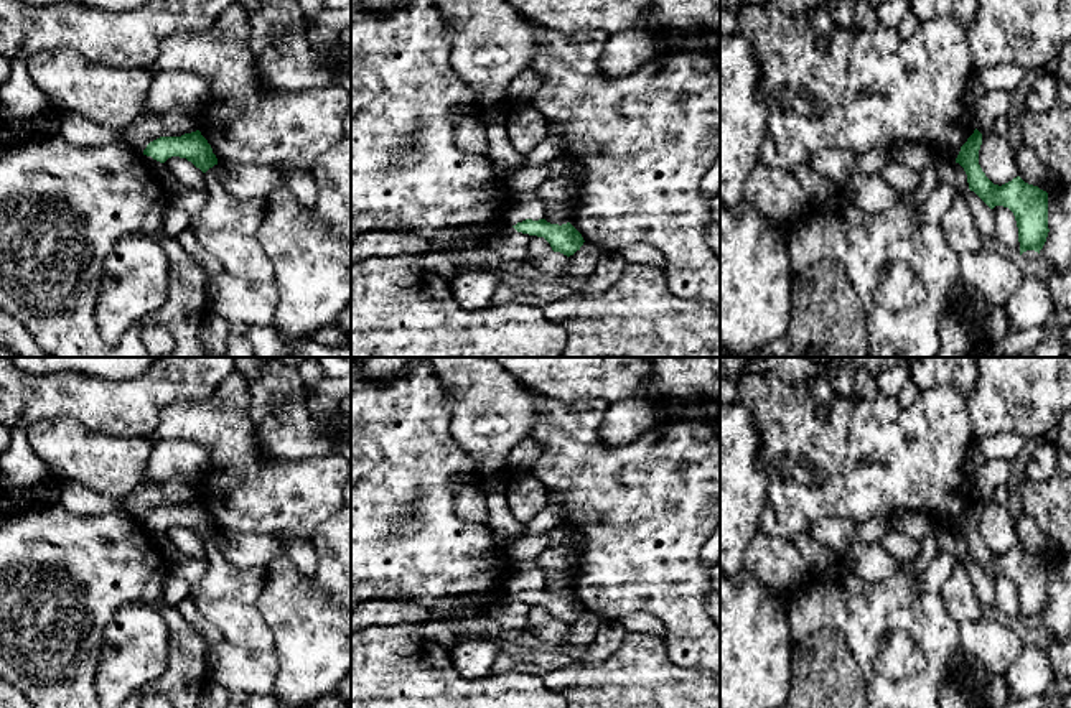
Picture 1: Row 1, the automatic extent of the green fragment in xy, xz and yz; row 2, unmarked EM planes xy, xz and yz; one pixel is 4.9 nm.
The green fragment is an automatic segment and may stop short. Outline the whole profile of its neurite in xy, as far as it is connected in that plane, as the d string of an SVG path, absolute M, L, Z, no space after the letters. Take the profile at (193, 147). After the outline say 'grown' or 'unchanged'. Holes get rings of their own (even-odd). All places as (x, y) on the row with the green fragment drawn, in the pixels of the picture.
M199 130L181 137L160 137L147 145L143 155L165 163L171 156L186 158L203 173L217 165L211 145Z; unchanged

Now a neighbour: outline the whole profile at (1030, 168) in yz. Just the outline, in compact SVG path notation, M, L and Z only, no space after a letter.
M1022 145L1013 150L1013 160L1018 170L1018 176L1040 189L1051 193L1058 186L1058 179L1035 155L1028 145Z

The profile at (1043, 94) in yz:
M1055 72L1040 74L1036 84L1030 89L1025 99L1028 112L1043 114L1058 102L1059 79Z

